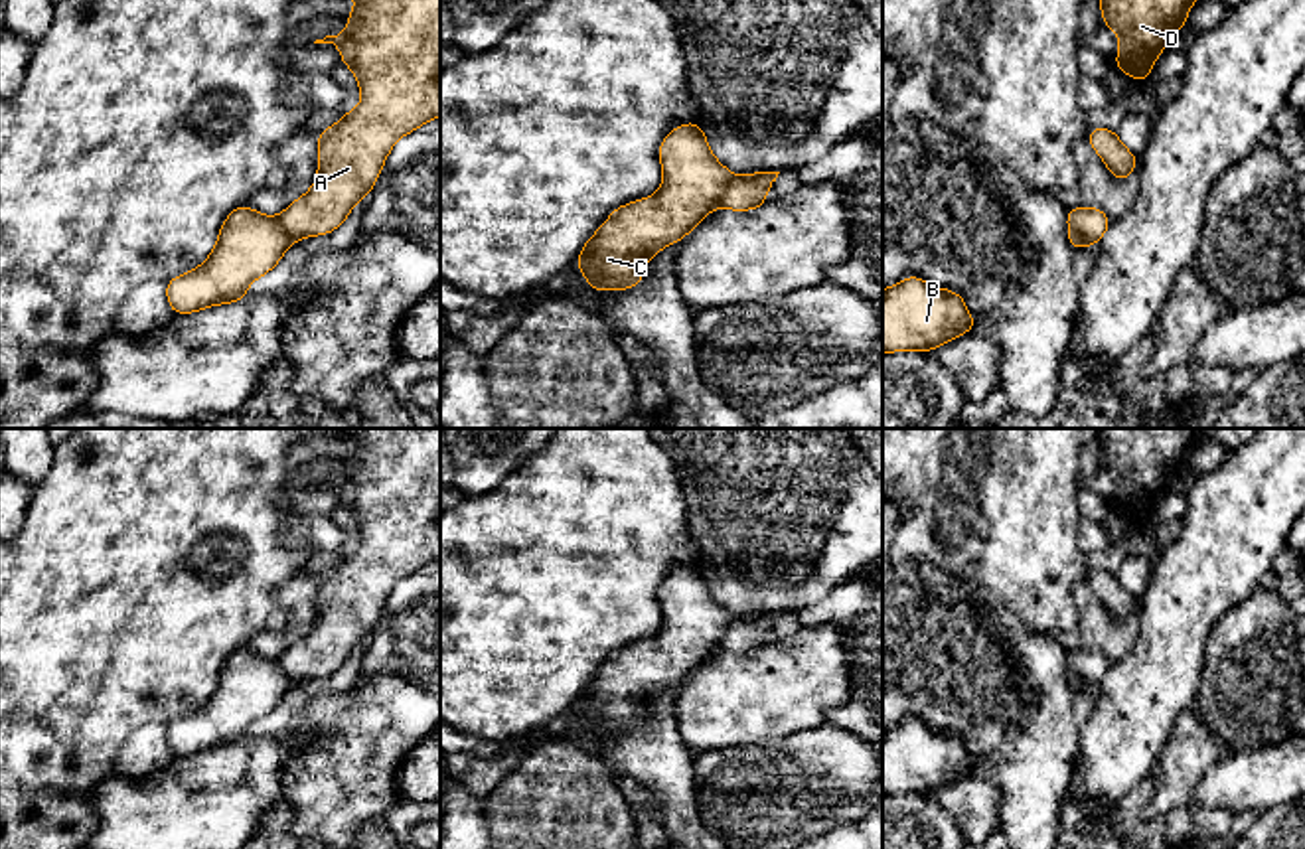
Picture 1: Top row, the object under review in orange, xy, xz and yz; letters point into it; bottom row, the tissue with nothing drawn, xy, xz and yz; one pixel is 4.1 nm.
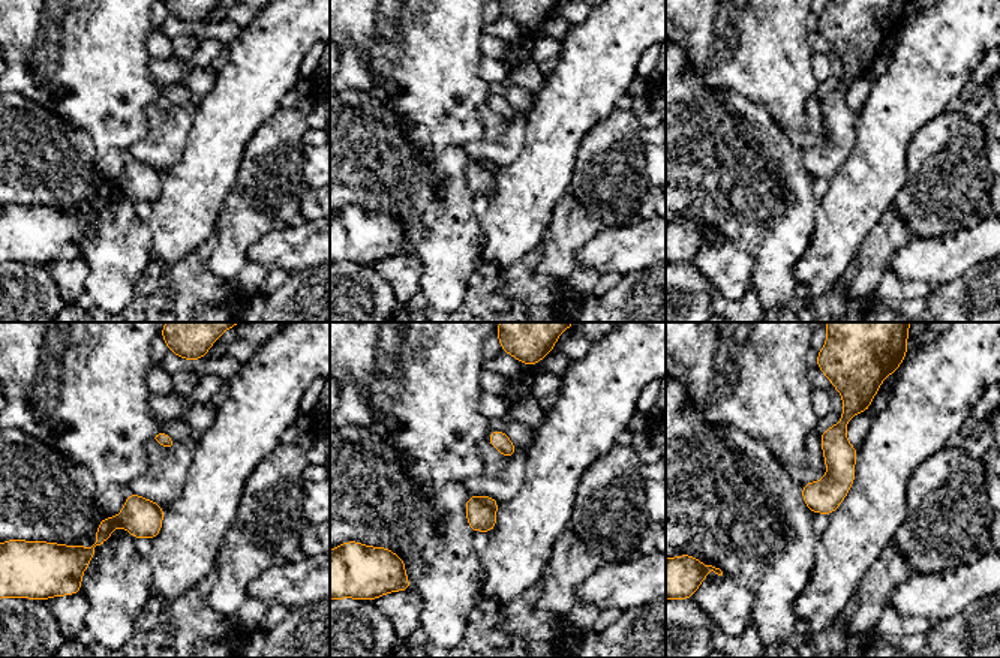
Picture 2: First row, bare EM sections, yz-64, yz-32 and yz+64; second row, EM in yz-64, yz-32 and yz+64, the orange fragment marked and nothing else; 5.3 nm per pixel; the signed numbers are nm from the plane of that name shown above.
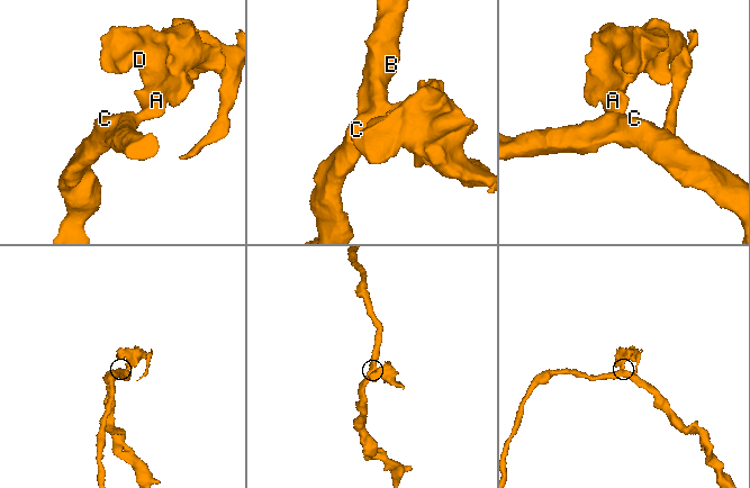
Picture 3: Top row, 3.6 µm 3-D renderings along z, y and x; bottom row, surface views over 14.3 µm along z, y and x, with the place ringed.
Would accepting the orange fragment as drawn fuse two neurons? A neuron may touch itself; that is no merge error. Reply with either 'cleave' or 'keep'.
cleave

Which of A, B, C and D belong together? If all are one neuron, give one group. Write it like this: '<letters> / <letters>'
A D / B C

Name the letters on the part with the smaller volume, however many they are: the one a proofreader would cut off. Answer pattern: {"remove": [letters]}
{"remove": ["A", "D"]}

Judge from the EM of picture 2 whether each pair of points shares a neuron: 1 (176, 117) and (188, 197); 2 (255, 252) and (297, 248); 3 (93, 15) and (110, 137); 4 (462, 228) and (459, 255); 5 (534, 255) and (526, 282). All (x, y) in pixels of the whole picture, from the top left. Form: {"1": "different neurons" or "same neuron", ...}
{"1": "different neurons", "2": "same neuron", "3": "same neuron", "4": "same neuron", "5": "same neuron"}

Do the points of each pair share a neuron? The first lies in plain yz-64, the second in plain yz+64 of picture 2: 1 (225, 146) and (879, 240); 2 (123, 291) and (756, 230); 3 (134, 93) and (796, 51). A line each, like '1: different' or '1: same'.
1: different
2: same
3: same

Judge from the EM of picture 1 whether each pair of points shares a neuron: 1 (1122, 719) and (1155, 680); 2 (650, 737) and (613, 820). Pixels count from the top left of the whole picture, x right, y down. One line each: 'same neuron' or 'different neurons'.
1: same neuron
2: different neurons

